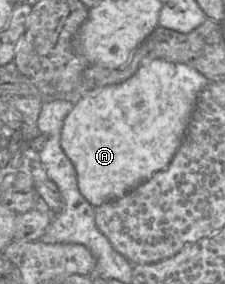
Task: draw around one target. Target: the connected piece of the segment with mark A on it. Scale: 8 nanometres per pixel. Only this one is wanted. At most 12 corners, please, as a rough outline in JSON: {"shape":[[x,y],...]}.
{"shape":[[154,59],[88,92],[60,145],[91,206],[168,166],[209,83]]}

